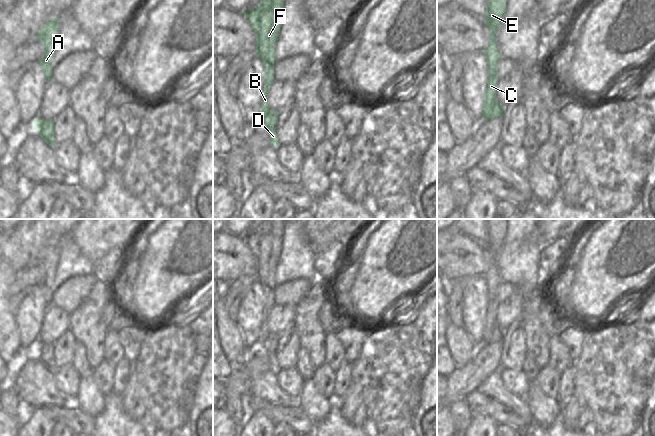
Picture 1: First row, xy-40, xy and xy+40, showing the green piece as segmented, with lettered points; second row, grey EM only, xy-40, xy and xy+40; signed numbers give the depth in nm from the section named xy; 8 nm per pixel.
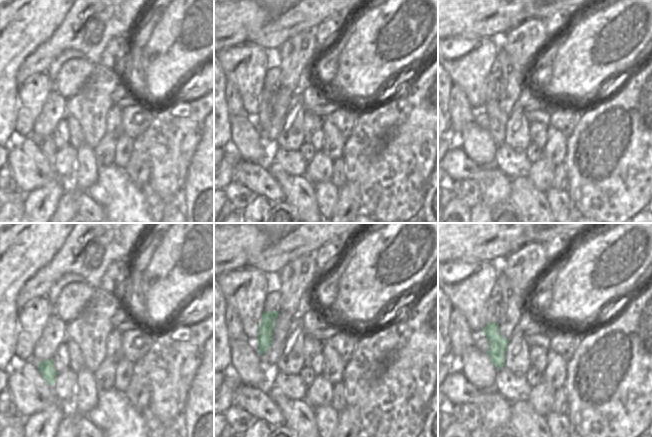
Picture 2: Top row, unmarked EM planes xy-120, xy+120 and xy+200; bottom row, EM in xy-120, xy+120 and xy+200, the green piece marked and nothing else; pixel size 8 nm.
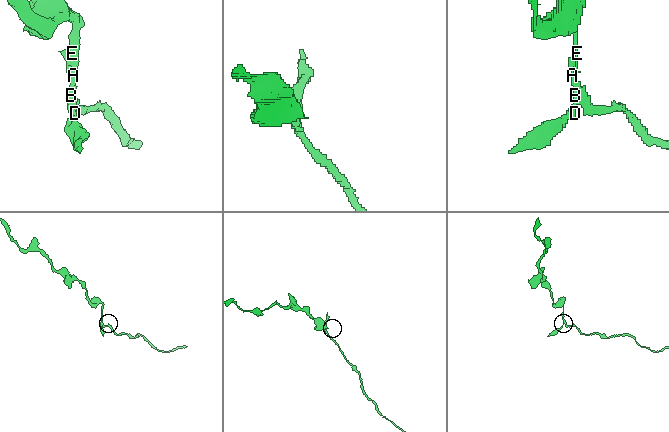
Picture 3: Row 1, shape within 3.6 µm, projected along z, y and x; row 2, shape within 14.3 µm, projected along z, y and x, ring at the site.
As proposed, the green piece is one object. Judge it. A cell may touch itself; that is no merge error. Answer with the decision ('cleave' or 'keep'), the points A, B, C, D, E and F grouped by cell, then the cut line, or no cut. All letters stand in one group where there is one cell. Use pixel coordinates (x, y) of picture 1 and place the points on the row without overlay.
cleave; groups A B C E F / D; cut xy+40 (496, 322), (491, 341)

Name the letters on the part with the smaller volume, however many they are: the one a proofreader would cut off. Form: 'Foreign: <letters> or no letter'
Foreign: D

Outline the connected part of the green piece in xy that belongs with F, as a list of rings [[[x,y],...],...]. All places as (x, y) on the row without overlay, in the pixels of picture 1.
[[[262,219],[260,227],[247,236],[241,236],[256,257],[256,280],[264,291],[264,313],[258,342],[263,344],[270,335],[268,313],[274,305],[276,267],[282,251],[283,219]]]

